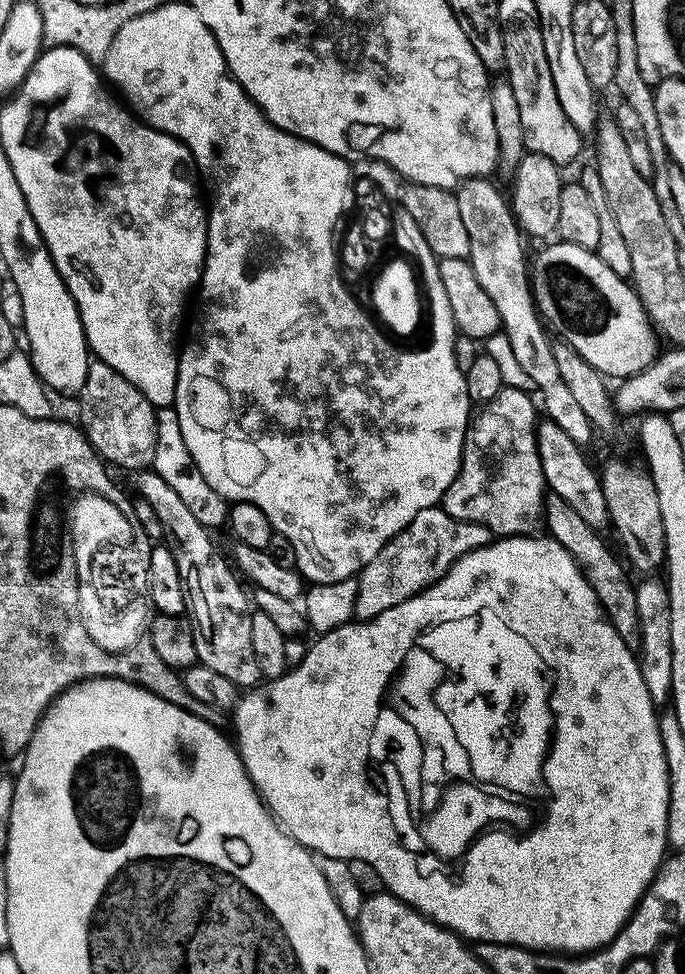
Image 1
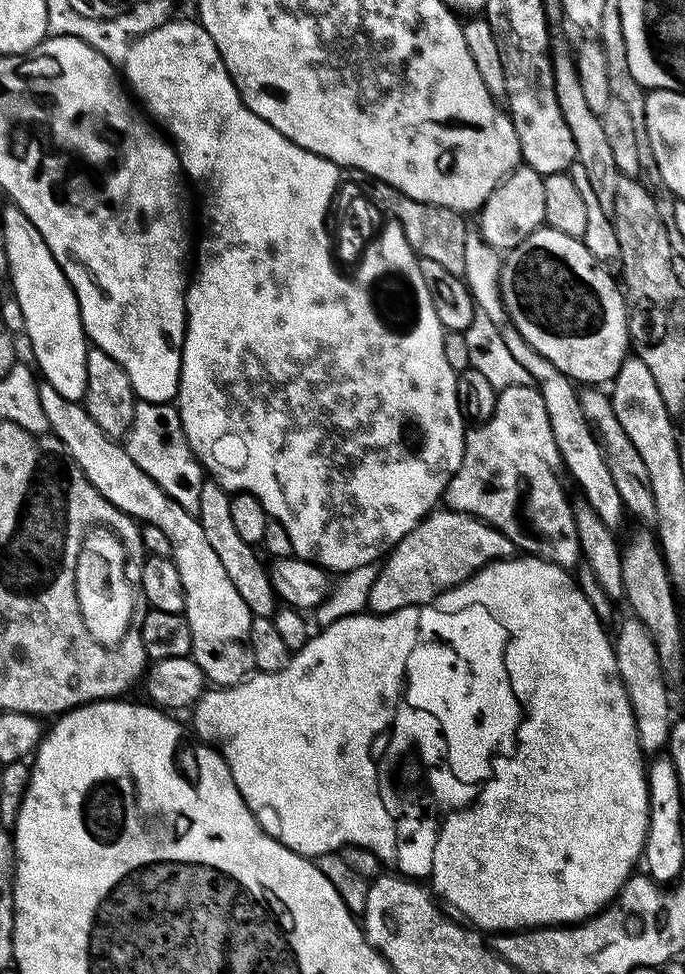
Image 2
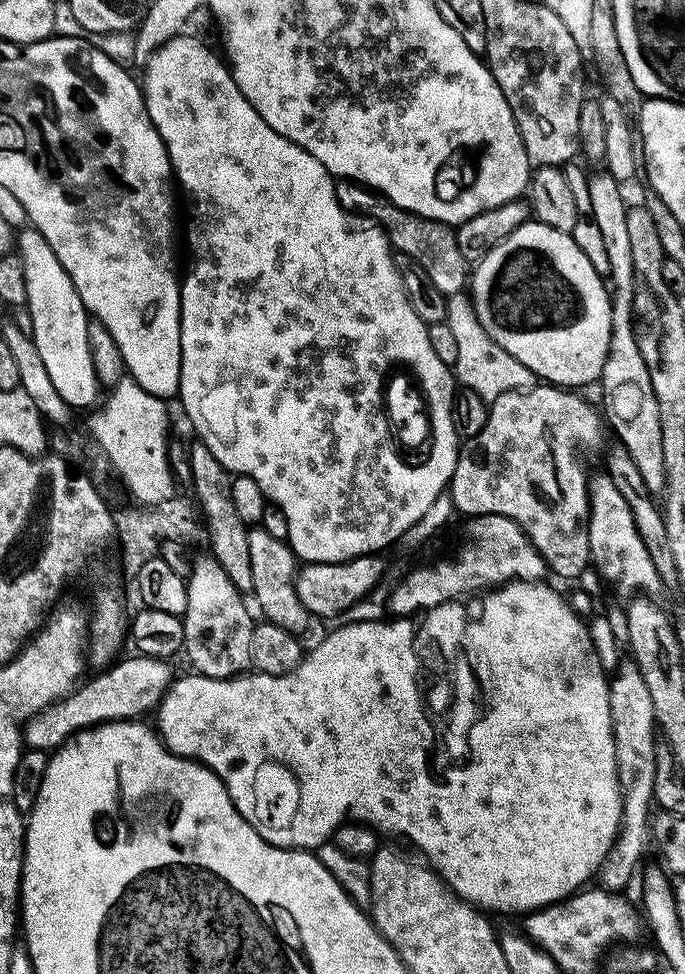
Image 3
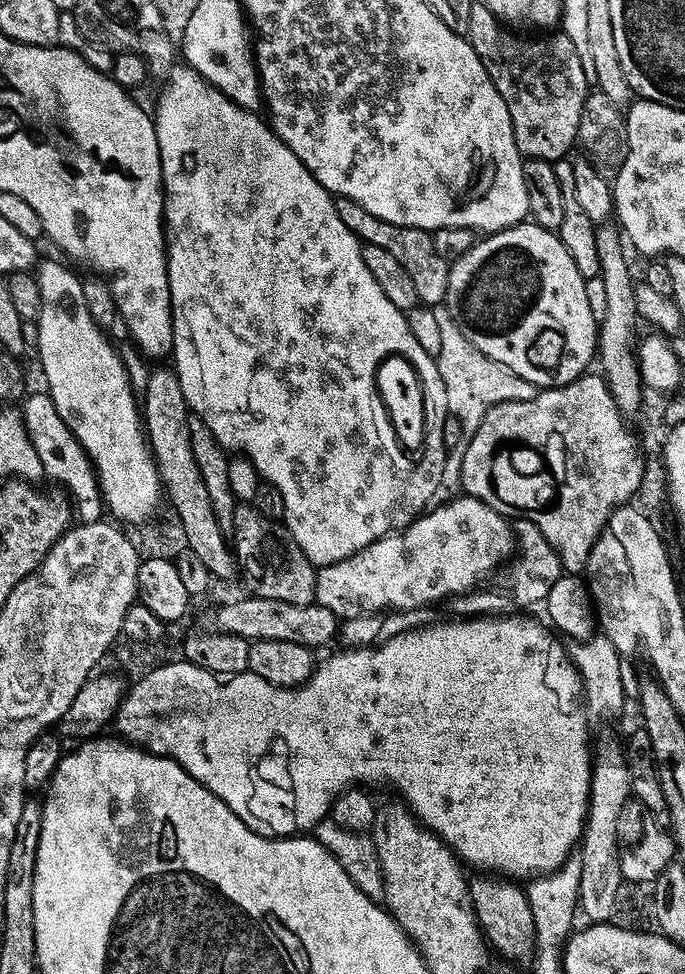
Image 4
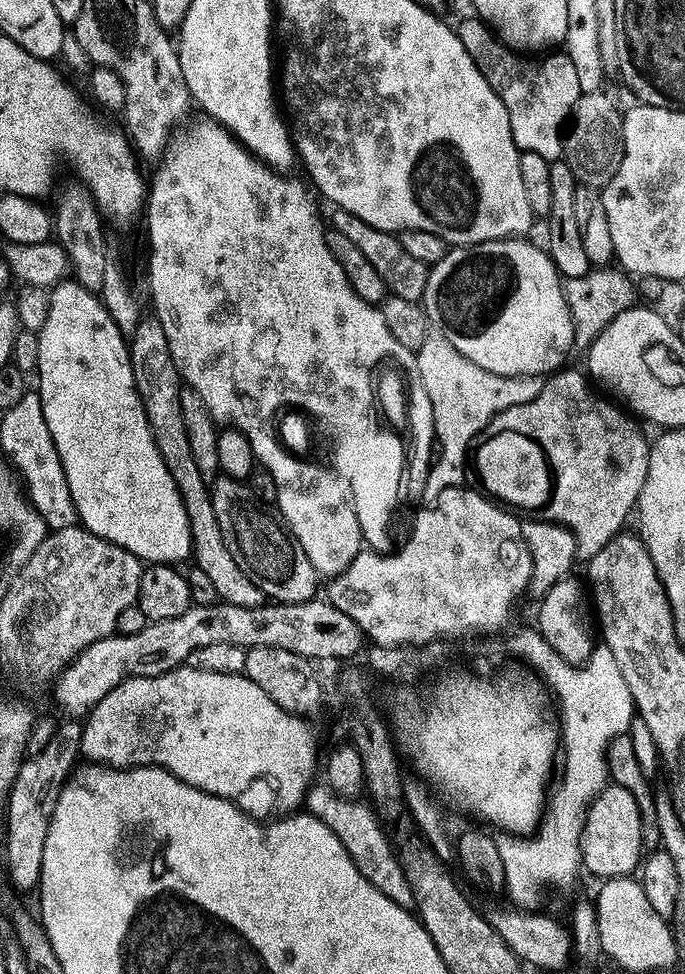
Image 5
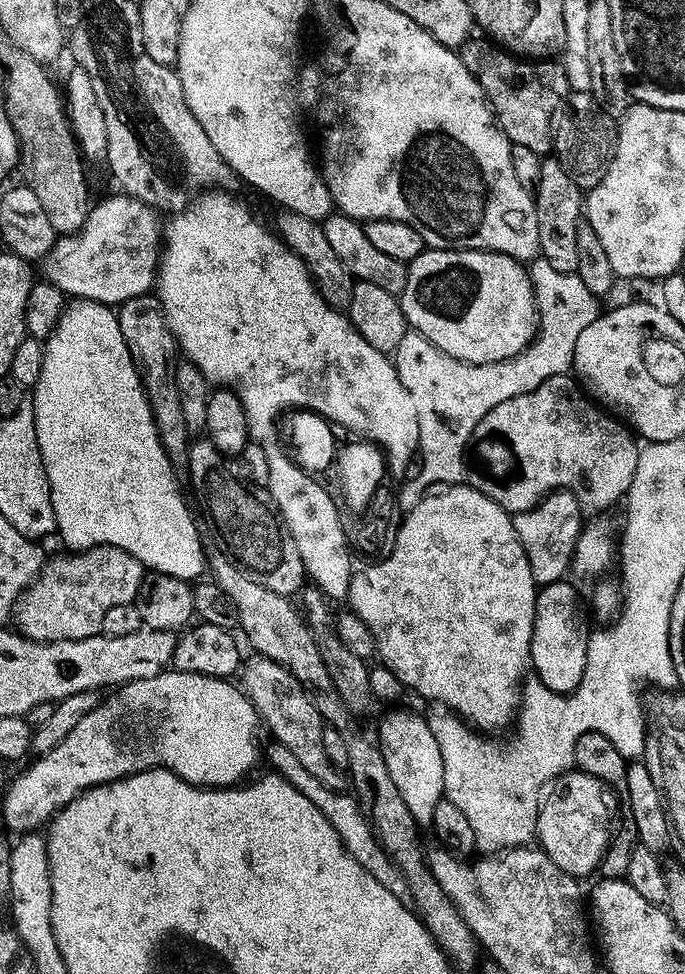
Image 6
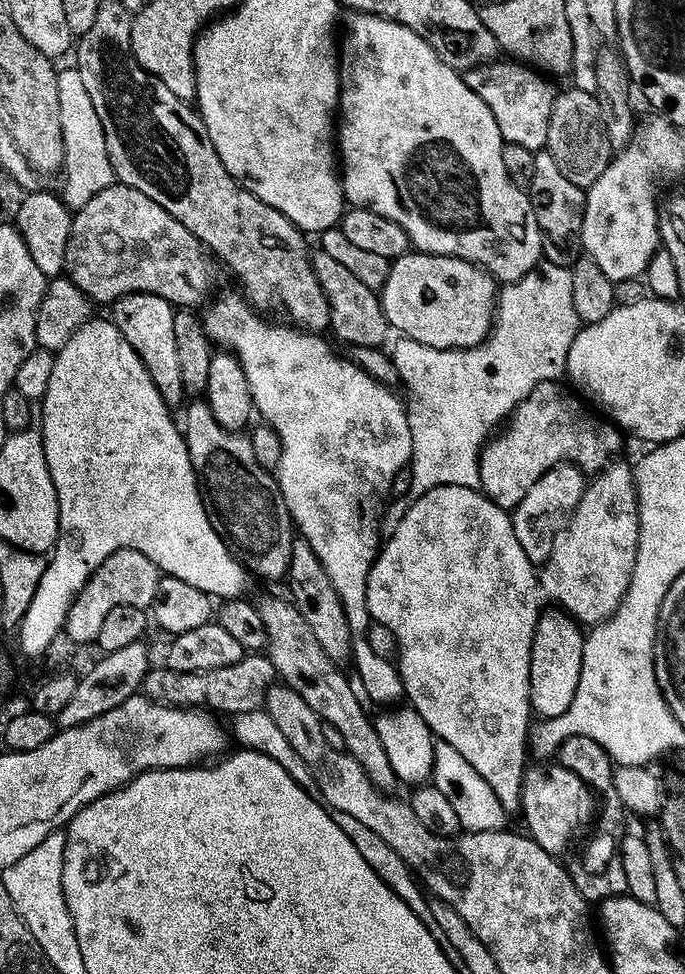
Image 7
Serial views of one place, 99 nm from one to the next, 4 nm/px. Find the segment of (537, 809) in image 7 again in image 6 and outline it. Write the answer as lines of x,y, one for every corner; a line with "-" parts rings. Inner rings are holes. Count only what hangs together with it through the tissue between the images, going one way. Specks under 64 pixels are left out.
572,770
556,780
550,795
543,801
543,809
539,818
538,840
542,842
542,851
555,862
566,874
577,878
585,878
592,871
599,869
608,853
608,847
614,839
612,832
612,788
592,777
590,773

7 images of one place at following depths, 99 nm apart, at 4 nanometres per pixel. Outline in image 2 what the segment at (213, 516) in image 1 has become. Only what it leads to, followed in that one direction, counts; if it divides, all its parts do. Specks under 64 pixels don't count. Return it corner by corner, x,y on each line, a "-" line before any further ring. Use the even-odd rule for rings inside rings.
137,401
124,445
130,458
137,462
139,469
145,470
146,474
153,478
154,482
158,482
158,486
161,486
162,490
166,491
170,498
174,498
184,510
197,515
206,474
189,445
181,424
179,409
173,403

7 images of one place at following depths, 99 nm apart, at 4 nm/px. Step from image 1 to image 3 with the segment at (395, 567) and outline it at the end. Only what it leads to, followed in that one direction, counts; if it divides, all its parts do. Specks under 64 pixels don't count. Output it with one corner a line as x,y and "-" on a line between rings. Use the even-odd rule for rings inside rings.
486,514
473,516
467,523
468,548
462,549
453,560
424,564
401,579
389,600
393,617
412,618
429,608
437,608
439,604
460,602
465,598
487,593
502,584
510,584
514,580
525,580
527,584
534,584
545,579
544,558
534,542
530,542
522,526
518,526
518,522
502,514

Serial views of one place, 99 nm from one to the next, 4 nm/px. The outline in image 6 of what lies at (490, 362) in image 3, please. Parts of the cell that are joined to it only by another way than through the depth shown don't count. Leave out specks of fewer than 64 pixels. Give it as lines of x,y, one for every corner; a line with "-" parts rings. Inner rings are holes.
409,332
405,336
402,350
403,353
406,352
404,381
407,389
414,394
420,394
416,396
420,431
418,449
420,473
417,476
409,475
399,489
403,507
410,509
433,486
458,484
465,479
464,451
467,448
469,451
473,443
472,435
478,422
482,422
482,418
490,414
487,389
488,365
472,365
451,357
450,354
438,350
419,332

